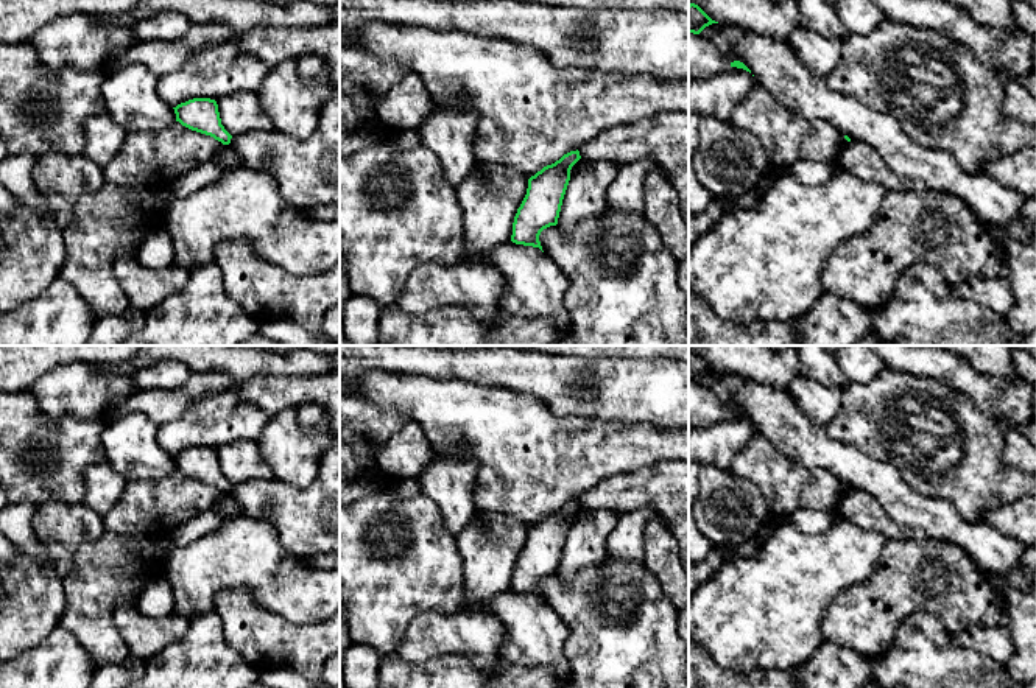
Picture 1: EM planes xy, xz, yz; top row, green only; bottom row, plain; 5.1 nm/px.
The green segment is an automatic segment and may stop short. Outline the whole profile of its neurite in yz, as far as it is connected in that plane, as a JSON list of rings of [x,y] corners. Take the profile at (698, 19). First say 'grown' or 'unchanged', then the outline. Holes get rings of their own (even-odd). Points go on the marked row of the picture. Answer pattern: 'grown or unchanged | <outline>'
unchanged | [[[689,5],[689,33],[699,34],[706,26],[718,23],[712,20],[698,5]]]

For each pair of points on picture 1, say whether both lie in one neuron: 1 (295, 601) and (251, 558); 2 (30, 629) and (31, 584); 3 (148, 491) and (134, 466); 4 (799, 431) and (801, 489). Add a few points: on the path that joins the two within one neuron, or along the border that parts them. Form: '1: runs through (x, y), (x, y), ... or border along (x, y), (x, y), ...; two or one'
1: runs through (284, 590), (262, 568); one
2: runs through (30, 618), (31, 595); one
3: border along (175, 469), (159, 478), (126, 481); two
4: border along (771, 441), (793, 459), (835, 477); two

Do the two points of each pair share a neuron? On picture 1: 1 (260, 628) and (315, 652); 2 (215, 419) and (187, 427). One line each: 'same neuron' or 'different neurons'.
1: same neuron
2: same neuron

